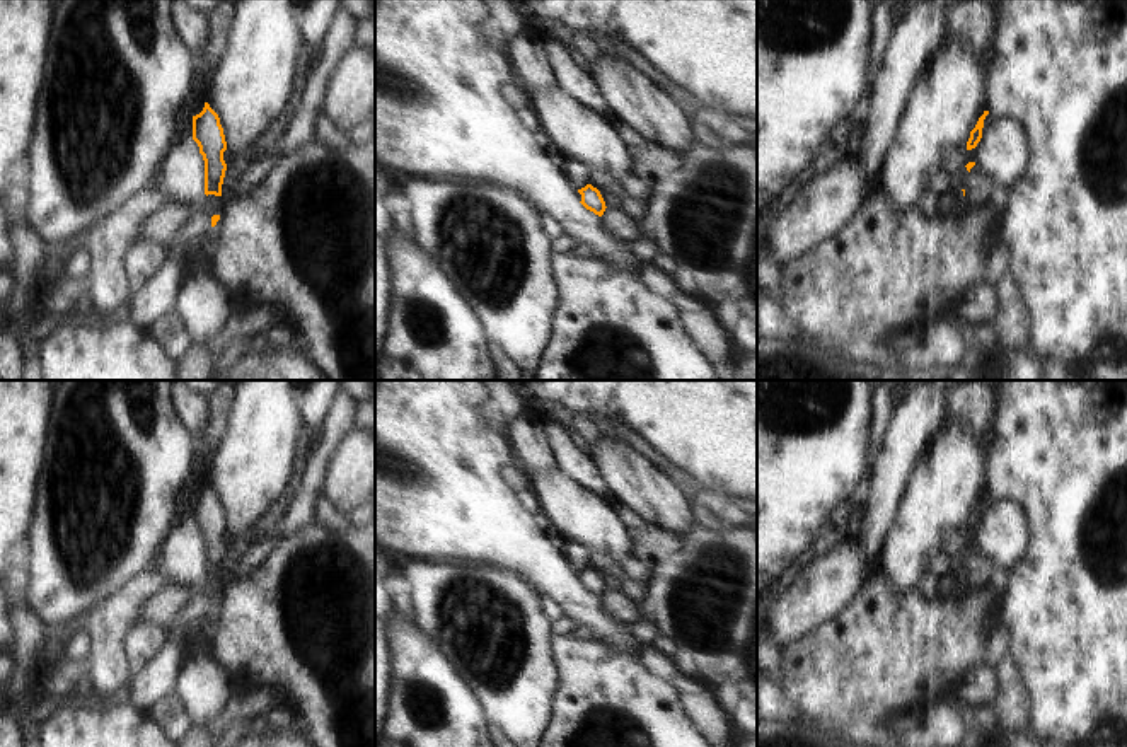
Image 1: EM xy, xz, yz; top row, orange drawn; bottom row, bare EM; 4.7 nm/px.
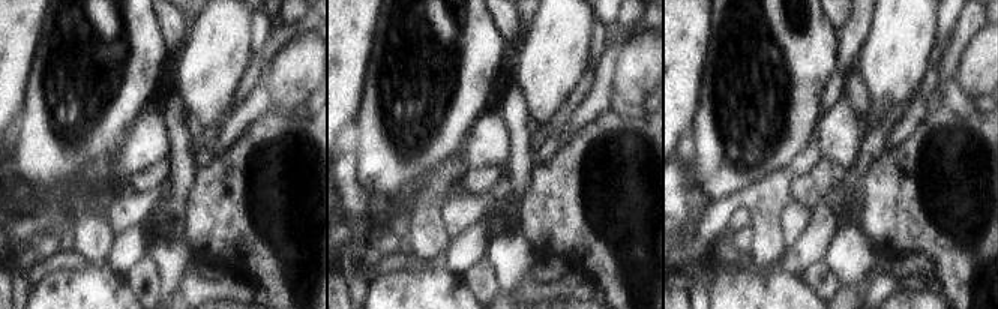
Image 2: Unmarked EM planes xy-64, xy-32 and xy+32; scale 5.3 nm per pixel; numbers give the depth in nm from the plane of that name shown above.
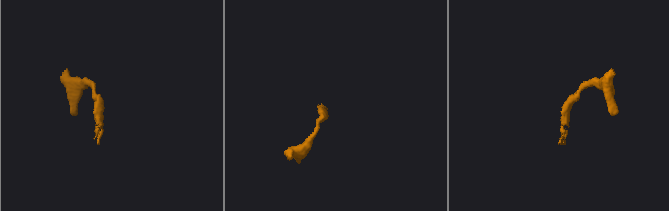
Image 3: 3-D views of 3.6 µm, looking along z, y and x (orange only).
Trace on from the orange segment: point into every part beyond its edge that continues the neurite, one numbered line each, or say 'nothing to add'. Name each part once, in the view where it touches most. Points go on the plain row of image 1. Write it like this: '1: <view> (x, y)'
nothing to add

